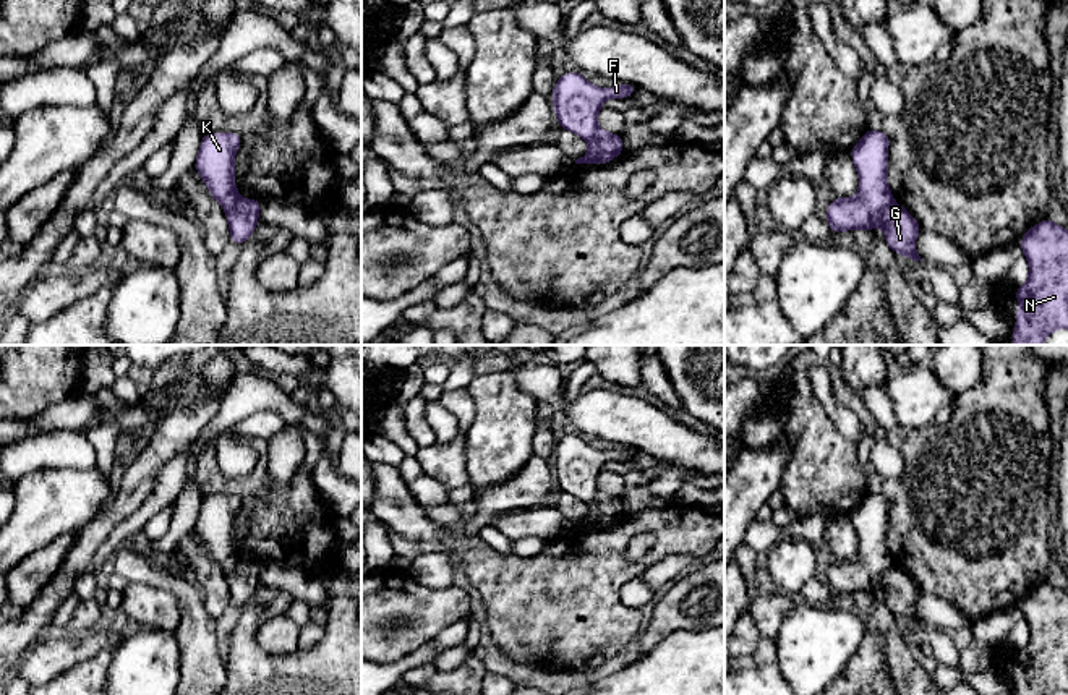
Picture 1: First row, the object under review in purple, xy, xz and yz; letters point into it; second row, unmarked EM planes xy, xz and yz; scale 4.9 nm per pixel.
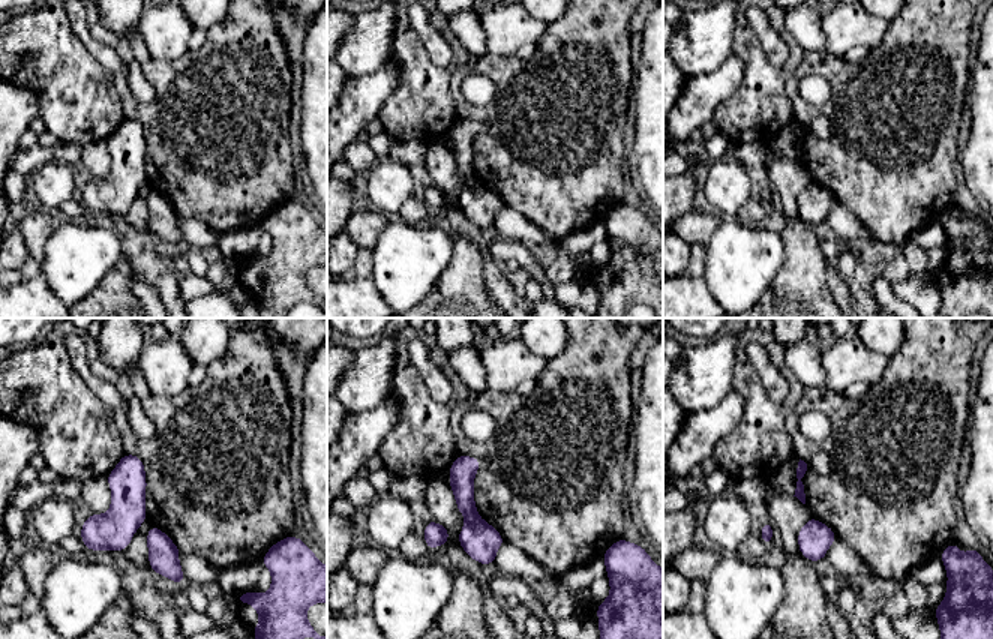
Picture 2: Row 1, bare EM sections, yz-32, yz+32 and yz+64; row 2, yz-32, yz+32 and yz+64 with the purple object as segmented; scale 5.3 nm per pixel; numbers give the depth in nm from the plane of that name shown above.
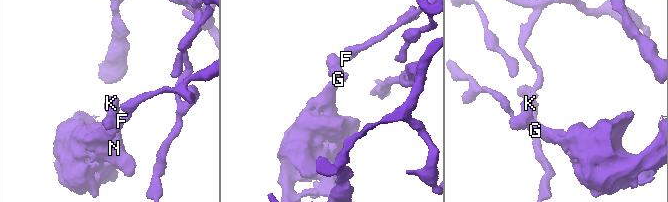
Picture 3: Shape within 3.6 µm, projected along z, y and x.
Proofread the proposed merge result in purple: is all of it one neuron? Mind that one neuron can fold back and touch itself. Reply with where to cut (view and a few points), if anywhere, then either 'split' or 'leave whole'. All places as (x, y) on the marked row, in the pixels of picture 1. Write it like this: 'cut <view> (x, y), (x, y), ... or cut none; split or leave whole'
cut yz (892, 200), (874, 216), (872, 227); split

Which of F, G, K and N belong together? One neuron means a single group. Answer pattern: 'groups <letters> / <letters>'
groups F K / G N

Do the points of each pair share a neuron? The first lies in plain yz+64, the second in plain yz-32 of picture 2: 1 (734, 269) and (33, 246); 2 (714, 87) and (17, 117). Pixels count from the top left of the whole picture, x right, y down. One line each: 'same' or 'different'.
1: different
2: same

